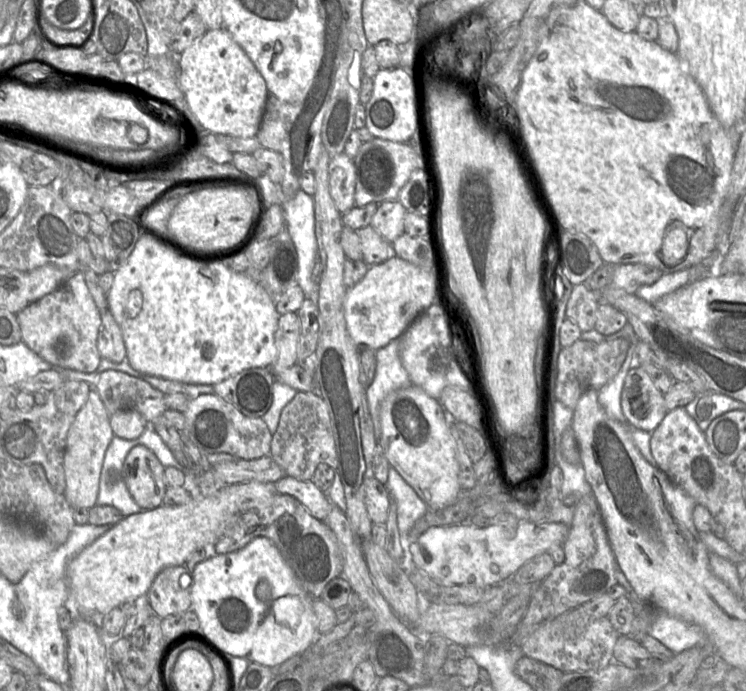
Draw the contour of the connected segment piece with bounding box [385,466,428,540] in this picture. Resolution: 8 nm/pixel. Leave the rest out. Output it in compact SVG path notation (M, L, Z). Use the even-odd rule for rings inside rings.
M391 466L385 485L391 499L396 504L397 525L401 540L402 536L407 536L415 522L427 513L428 506Z

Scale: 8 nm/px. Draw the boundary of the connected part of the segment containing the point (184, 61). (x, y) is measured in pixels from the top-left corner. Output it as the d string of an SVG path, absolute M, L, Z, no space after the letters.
M224 28L208 30L179 56L176 56L176 63L178 66L177 82L203 131L242 138L257 135L270 94L264 78L251 59Z

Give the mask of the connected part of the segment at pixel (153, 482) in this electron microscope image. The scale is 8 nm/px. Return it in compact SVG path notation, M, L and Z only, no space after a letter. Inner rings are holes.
M143 445L133 447L128 453L122 477L132 498L142 510L163 505L166 490L164 469L157 456Z

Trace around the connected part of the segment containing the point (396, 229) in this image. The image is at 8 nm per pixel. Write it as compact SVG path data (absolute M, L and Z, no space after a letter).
M386 201L378 205L370 226L386 241L393 243L404 232L404 217L407 210L398 201Z

